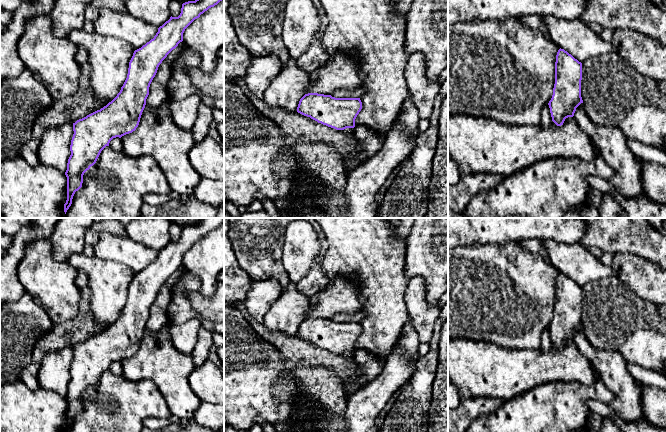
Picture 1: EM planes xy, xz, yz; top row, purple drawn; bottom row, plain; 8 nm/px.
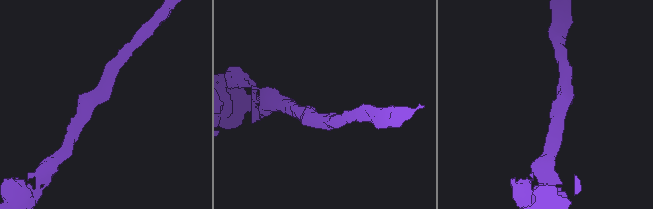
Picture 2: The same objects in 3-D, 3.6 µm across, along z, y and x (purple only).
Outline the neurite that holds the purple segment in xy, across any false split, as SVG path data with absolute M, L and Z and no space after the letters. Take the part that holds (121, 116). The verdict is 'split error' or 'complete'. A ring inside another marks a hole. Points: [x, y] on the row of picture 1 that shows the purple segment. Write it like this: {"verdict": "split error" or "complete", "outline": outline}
{"verdict": "complete", "outline": "M195 0L183 3L178 17L171 16L168 21L158 28L158 32L153 39L134 51L129 62L127 78L117 96L100 110L73 123L74 134L70 145L71 155L65 172L67 177L65 214L72 204L75 192L82 187L84 173L96 163L101 151L106 146L109 146L113 138L121 138L126 134L132 133L138 127L149 95L150 84L157 73L158 67L167 55L183 41L185 29L201 14L217 5L220 1L222 0Z"}

